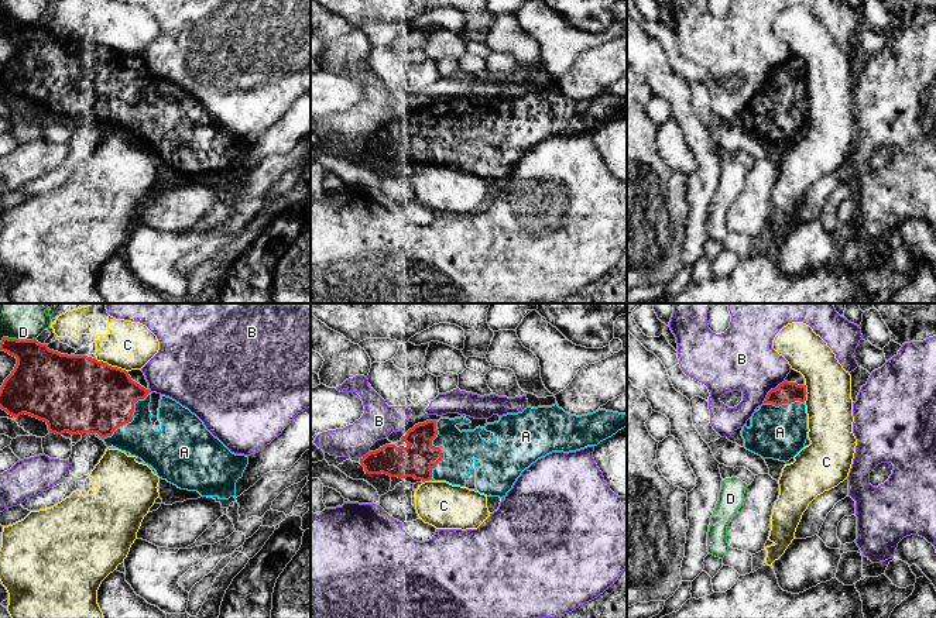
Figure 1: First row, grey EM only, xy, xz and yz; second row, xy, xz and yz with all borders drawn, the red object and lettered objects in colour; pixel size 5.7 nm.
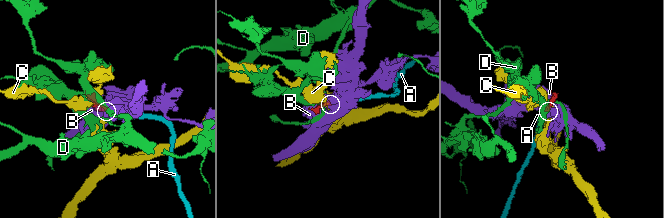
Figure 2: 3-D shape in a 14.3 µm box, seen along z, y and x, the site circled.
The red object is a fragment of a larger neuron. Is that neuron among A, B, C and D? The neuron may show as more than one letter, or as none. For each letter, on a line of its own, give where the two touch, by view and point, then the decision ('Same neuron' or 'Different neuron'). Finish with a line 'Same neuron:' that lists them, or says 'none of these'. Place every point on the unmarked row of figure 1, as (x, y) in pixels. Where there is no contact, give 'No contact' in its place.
A: Touches red at xz (439, 133). Same neuron
B: Touches red at yz (771, 74). Different neuron
C: Touches red at xy (110, 50). Different neuron
D: Touches red at xy (16, 23). Different neuron
Same neuron: A

